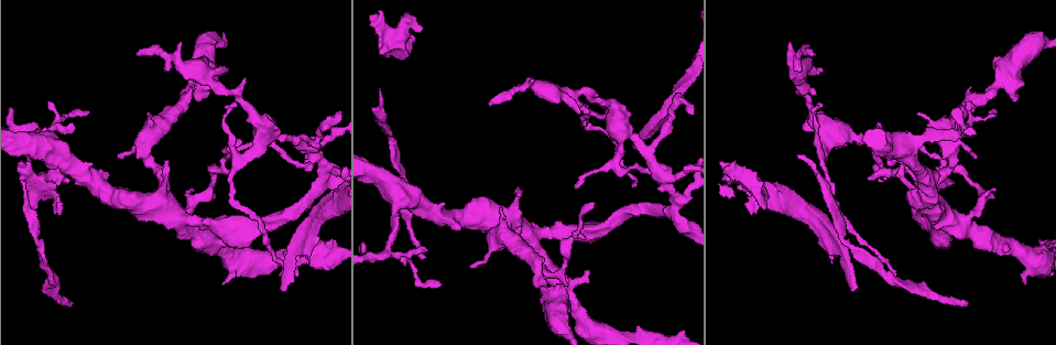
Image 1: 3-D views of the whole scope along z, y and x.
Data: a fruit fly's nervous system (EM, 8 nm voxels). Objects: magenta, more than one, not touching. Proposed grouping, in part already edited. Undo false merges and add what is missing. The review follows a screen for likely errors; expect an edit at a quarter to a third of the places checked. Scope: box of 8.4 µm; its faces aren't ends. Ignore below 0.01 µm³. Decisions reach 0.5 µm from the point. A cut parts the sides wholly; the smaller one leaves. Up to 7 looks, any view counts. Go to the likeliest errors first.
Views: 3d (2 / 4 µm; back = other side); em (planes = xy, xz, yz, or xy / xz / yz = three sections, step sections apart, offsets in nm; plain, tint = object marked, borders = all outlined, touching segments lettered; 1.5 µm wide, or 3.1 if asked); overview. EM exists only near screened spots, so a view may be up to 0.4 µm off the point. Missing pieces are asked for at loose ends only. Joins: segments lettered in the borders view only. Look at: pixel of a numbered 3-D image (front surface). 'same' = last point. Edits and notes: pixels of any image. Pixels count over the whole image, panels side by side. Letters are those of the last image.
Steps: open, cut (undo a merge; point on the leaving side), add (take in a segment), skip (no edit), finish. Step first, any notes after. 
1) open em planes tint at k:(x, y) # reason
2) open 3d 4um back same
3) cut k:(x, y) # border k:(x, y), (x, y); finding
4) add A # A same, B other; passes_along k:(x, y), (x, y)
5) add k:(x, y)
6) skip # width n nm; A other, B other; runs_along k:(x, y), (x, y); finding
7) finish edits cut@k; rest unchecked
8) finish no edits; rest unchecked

open 3d 2um at 1:(423, 258) # thin end

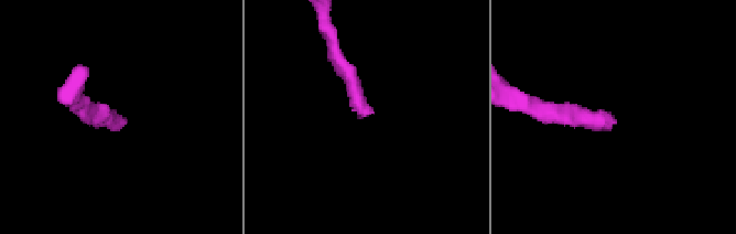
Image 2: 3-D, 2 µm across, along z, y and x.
open em planes borders at 2:(120, 124) # now the EM

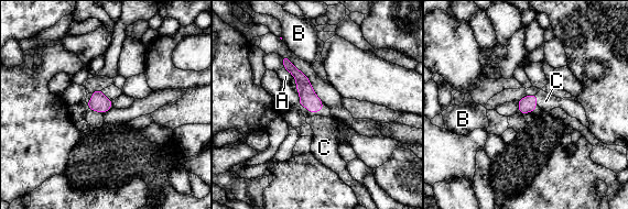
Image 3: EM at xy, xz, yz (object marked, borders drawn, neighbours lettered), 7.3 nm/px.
add C # width 110 nm; A other, B other, C same; passes_along 3:(527, 103), (536, 99), (545, 101); it goes on there

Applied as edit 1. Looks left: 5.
open overview

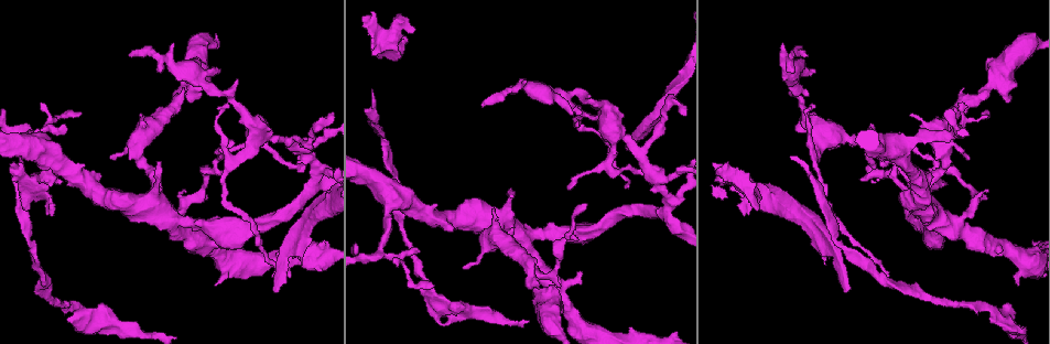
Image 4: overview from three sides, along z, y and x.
open em planes borders at 4:(625, 146) # branch stops here

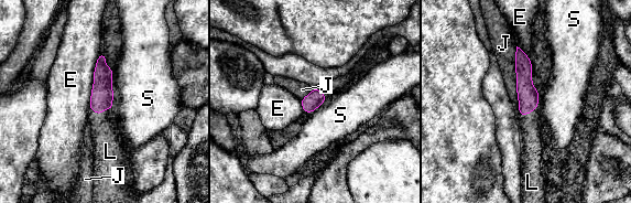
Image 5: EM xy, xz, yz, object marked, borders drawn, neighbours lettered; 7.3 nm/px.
add L # width 120 nm; E other, J other, L same, S other; passes_along 5:(101, 94), (101, 111), (108, 145); it goes on there

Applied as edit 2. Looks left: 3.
open overview

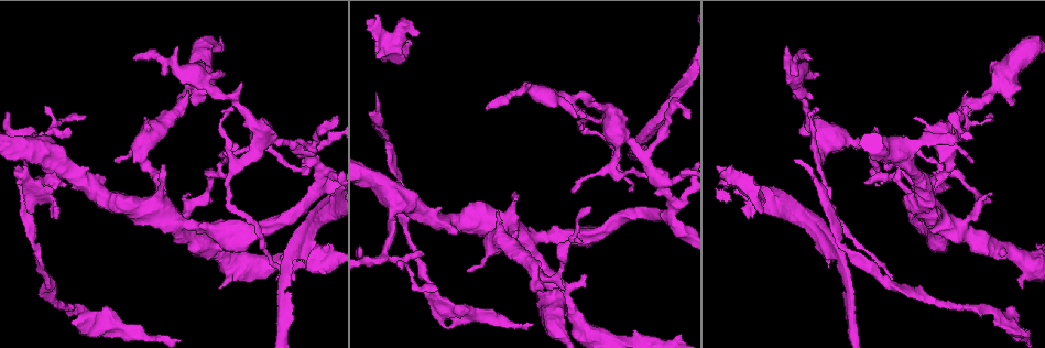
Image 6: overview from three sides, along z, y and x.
open em planes plain at 6:(796, 161) # an open end

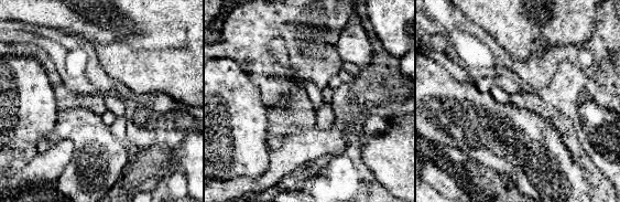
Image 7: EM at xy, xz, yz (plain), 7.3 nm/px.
open em planes borders same

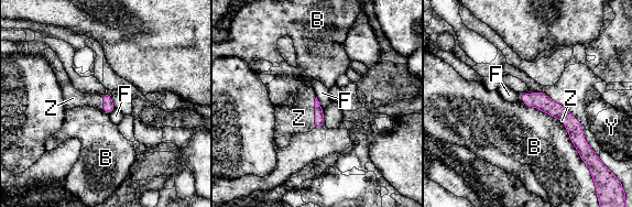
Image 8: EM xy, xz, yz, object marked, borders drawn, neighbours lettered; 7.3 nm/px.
add Z # B other, F other, Y other, Z same; passes_along 8:(318, 110), (315, 112), (298, 118); the cell continues

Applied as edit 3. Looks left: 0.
finish edits add@3, add@5, add@8; rest unchecked

